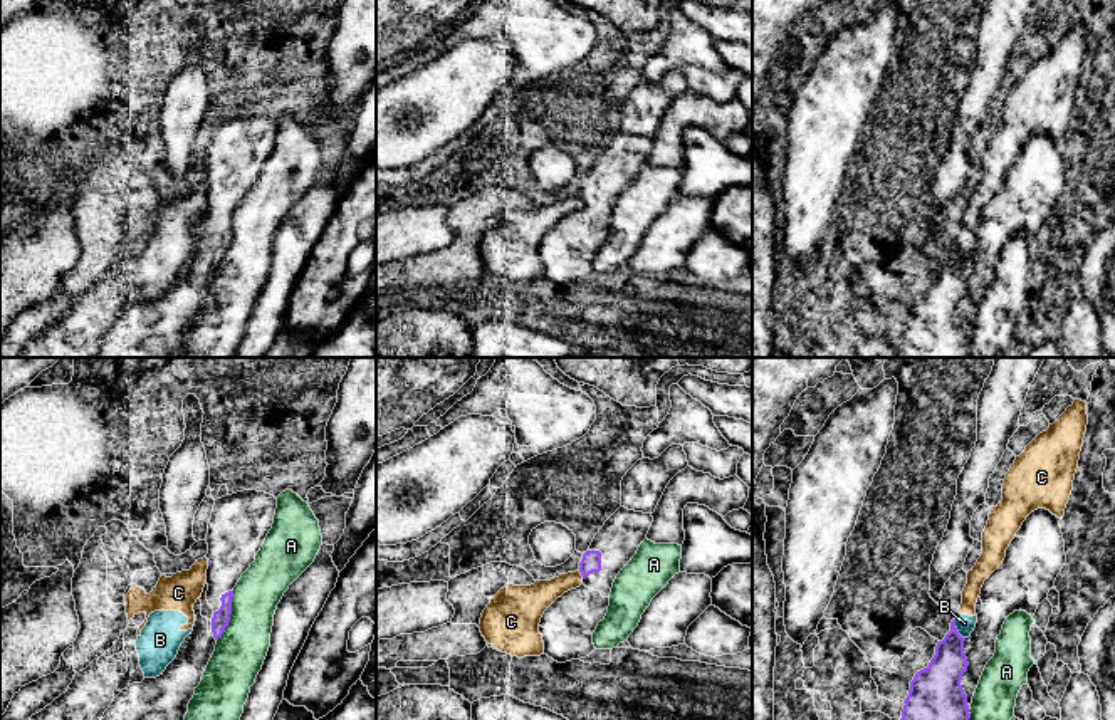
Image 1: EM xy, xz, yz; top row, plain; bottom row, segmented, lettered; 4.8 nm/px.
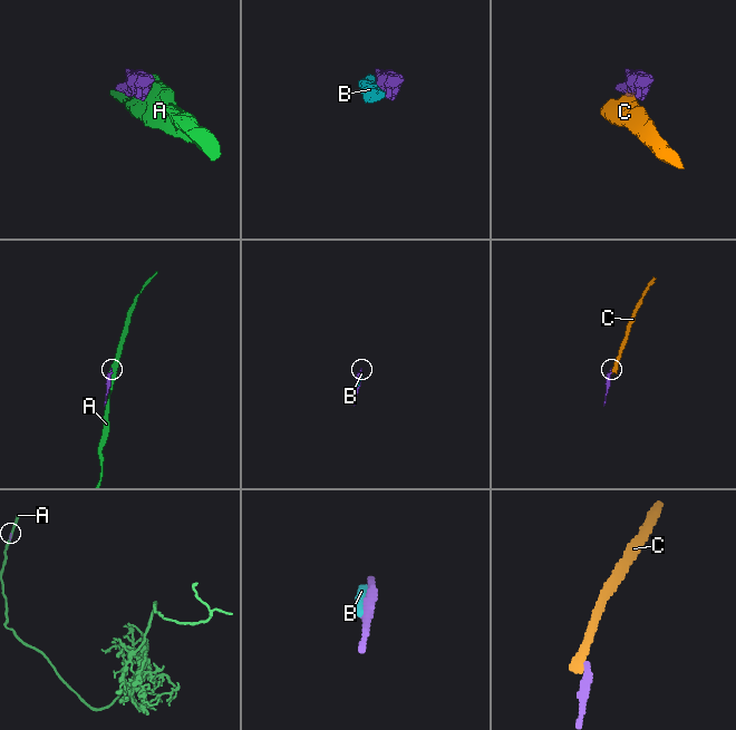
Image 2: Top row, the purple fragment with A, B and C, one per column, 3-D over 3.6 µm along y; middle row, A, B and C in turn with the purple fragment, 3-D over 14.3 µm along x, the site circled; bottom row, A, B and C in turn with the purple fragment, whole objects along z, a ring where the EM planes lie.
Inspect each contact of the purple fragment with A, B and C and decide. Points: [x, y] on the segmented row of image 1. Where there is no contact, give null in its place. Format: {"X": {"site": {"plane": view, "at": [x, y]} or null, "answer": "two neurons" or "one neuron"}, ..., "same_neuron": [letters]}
{"A": {"site": {"plane": "xy", "at": [229, 616]}, "answer": "two neurons"}, "B": {"site": {"plane": "yz", "at": [956, 628]}, "answer": "two neurons"}, "C": {"site": {"plane": "xz", "at": [581, 574]}, "answer": "two neurons"}, "same_neuron": []}

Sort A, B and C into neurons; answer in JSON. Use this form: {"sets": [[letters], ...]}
{"sets": [["A"], ["B", "C"]]}

